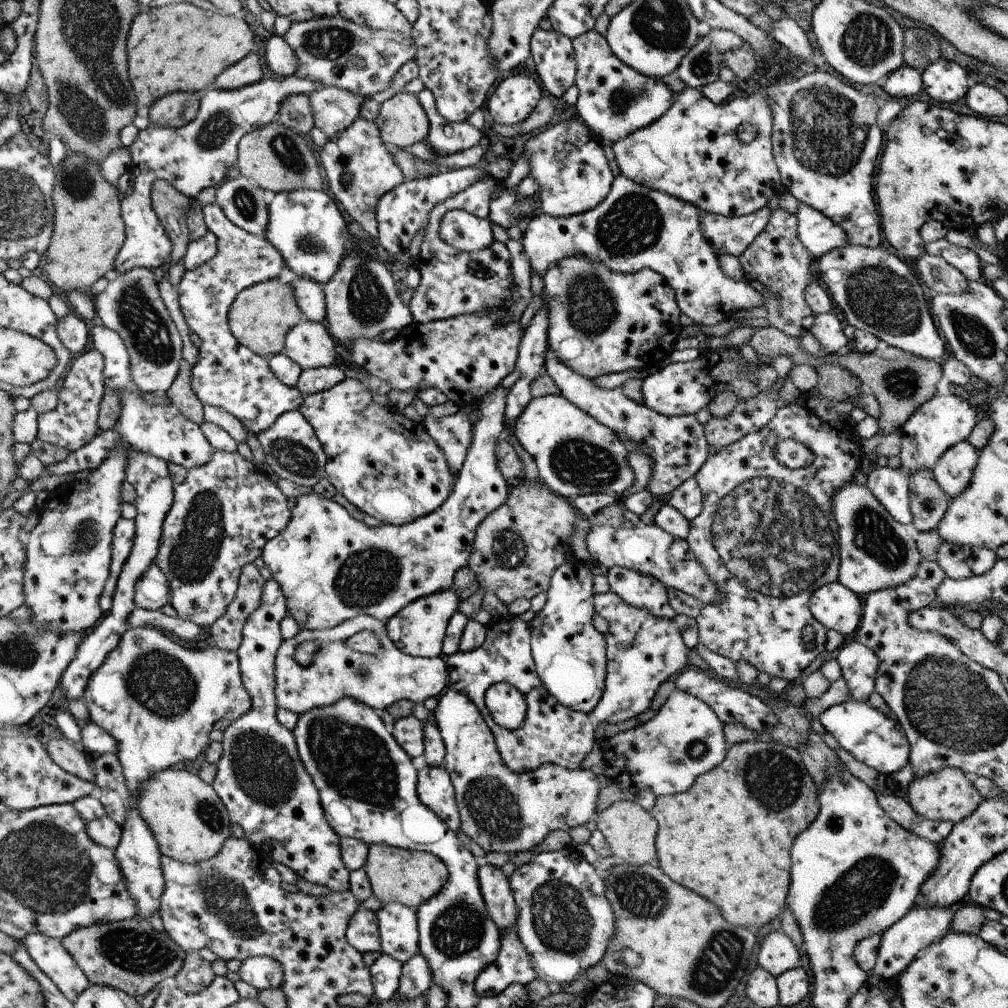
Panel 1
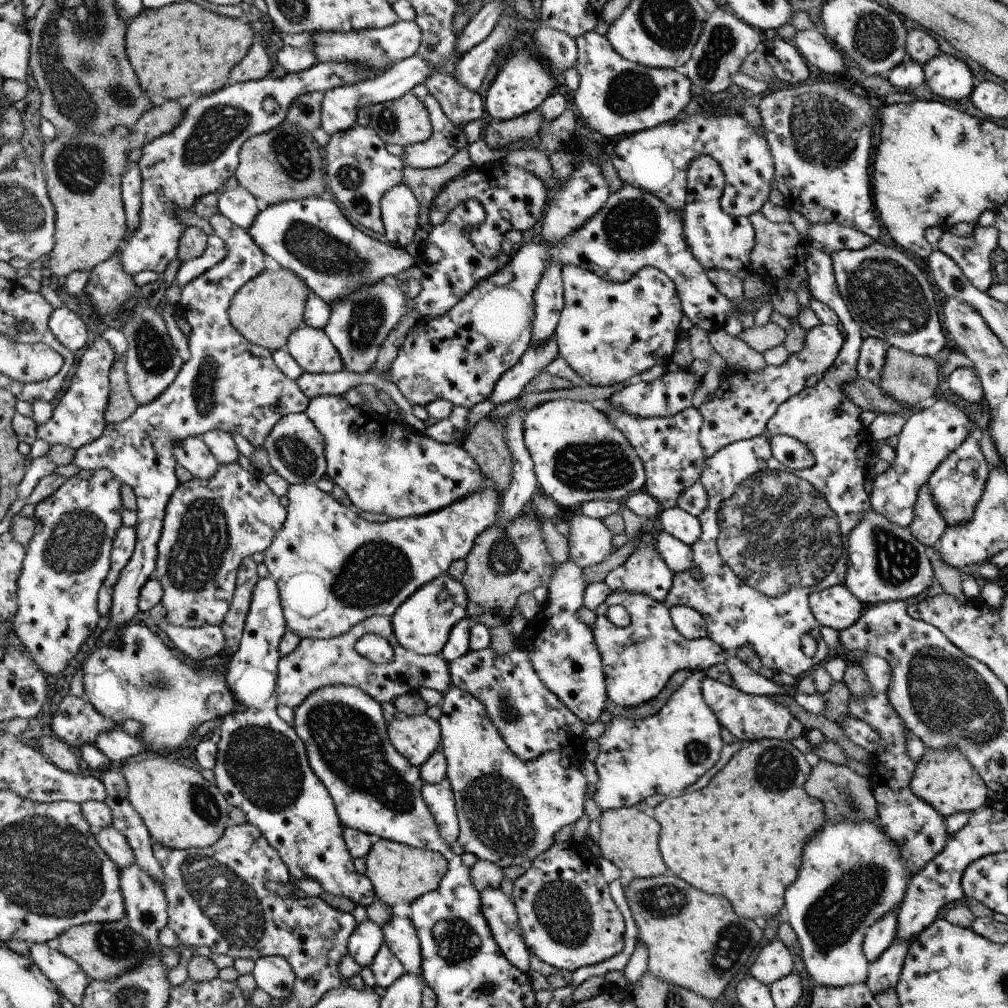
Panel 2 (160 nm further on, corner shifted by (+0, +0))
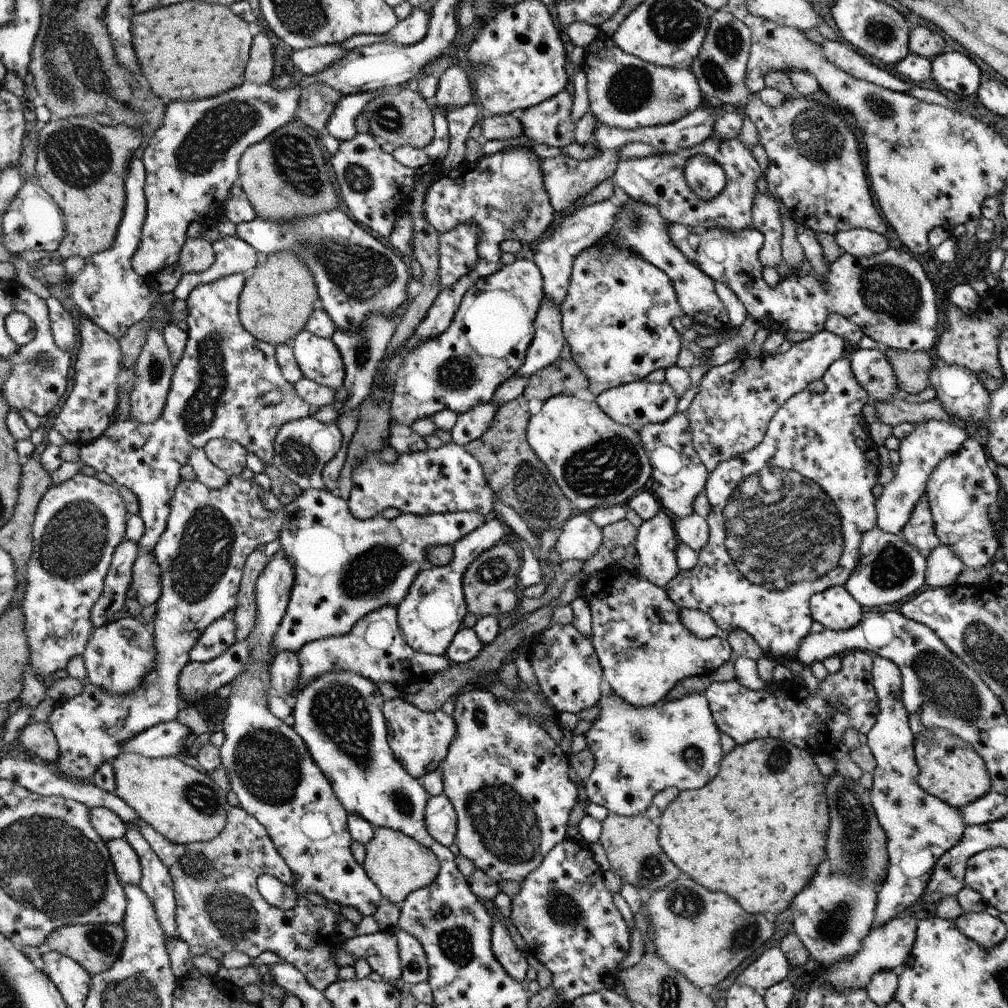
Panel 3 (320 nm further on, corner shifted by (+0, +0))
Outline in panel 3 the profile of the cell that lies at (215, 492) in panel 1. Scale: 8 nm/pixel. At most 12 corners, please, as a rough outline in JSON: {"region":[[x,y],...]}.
{"region":[[182,480],[161,568],[155,667],[88,683],[49,721],[60,770],[94,774],[180,712],[200,635],[236,608],[284,505],[254,480]]}

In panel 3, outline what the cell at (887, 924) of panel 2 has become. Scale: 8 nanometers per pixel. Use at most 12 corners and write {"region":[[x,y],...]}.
{"region":[[877,656],[869,790],[889,867],[874,926],[915,908],[963,838],[918,783],[899,665]]}

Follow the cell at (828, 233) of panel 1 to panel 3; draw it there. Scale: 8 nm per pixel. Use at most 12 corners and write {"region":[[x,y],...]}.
{"region":[[850,229],[834,236],[843,252],[874,256],[889,248],[884,236]]}

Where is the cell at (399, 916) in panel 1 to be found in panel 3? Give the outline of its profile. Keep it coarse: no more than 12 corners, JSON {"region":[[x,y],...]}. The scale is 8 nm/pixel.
{"region":[[402,929],[394,932],[407,987],[428,982],[422,945]]}

